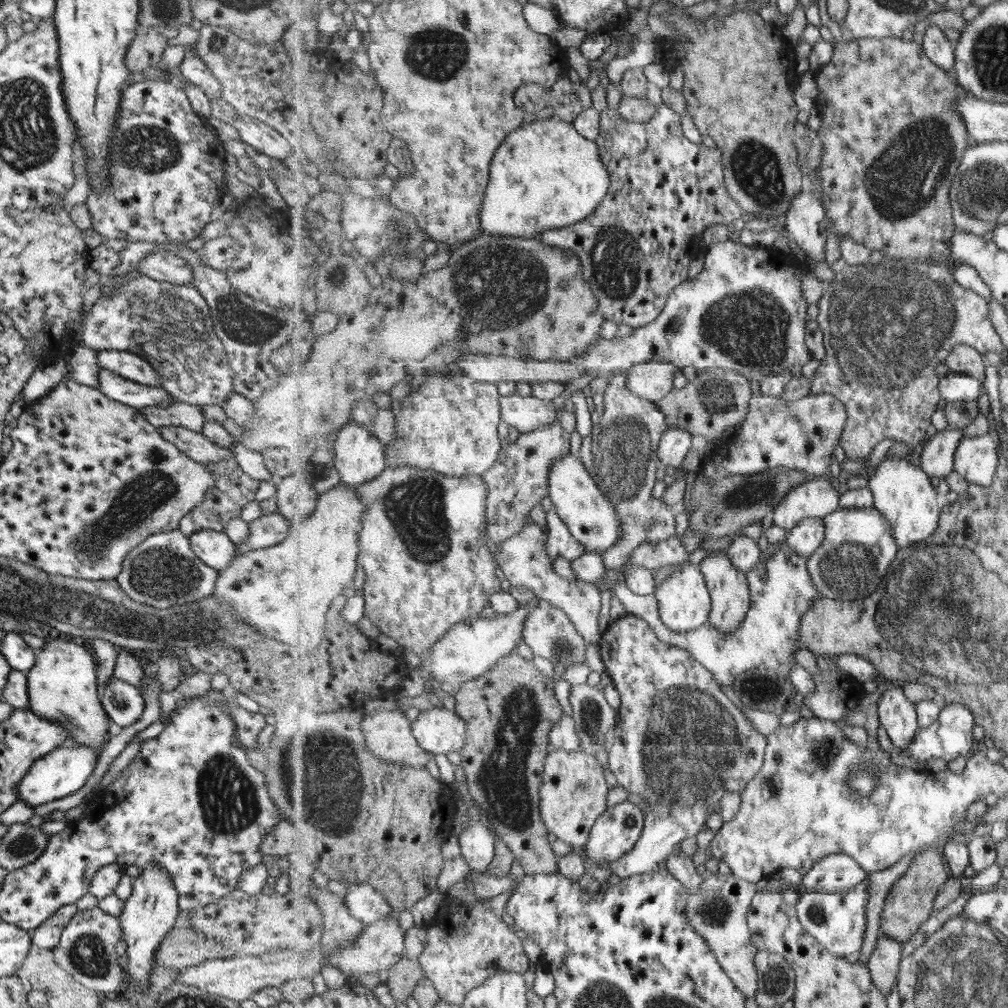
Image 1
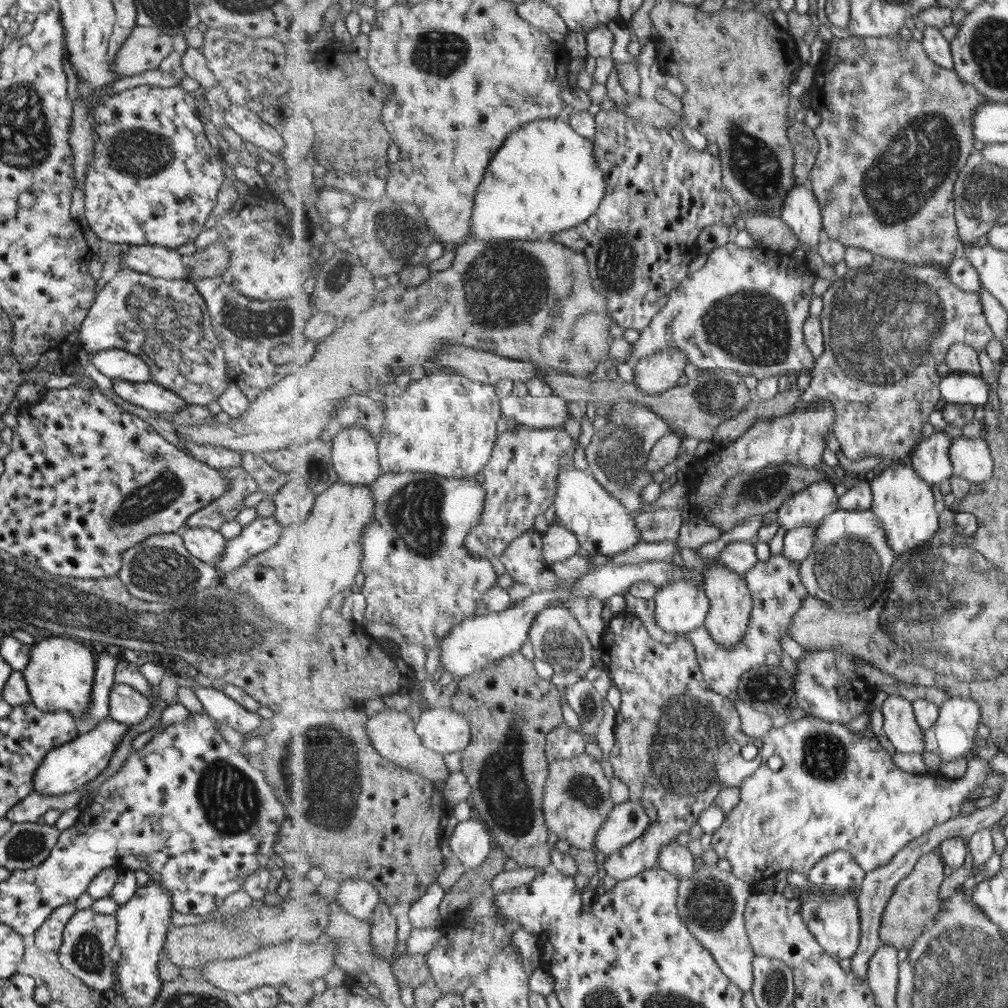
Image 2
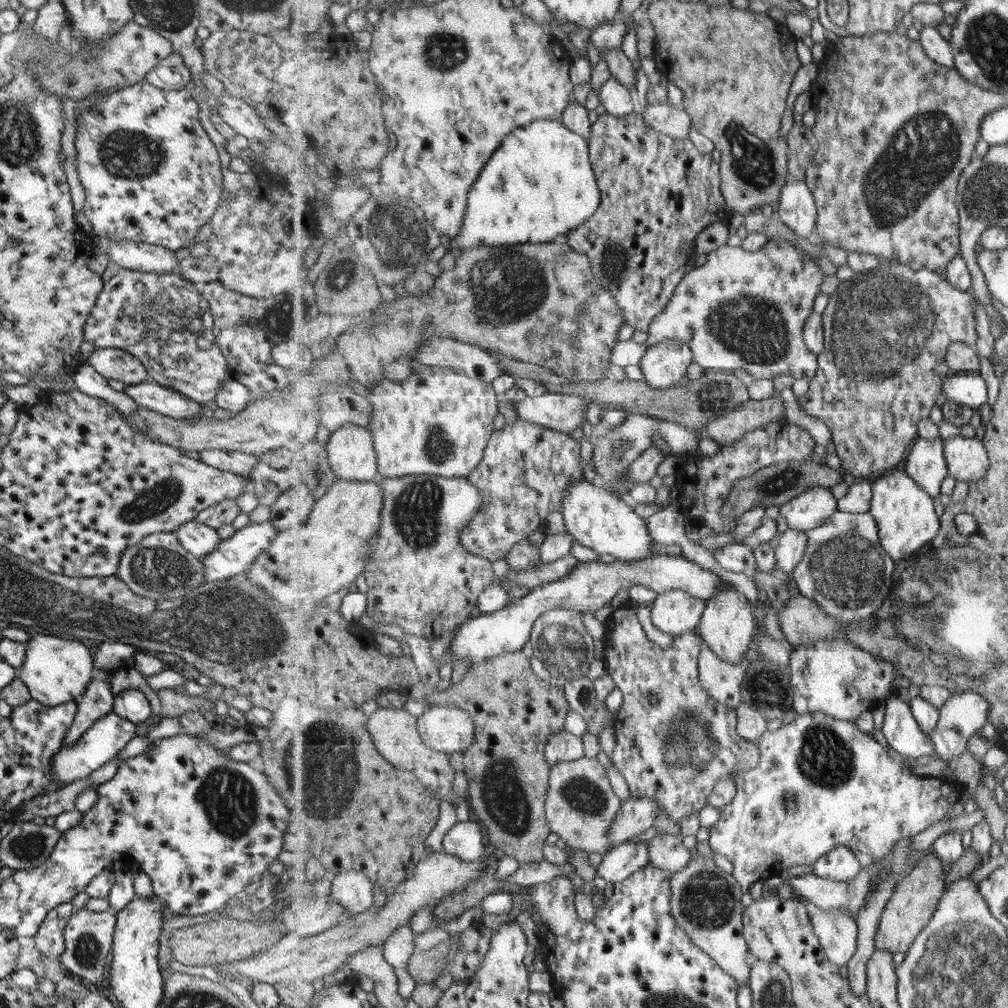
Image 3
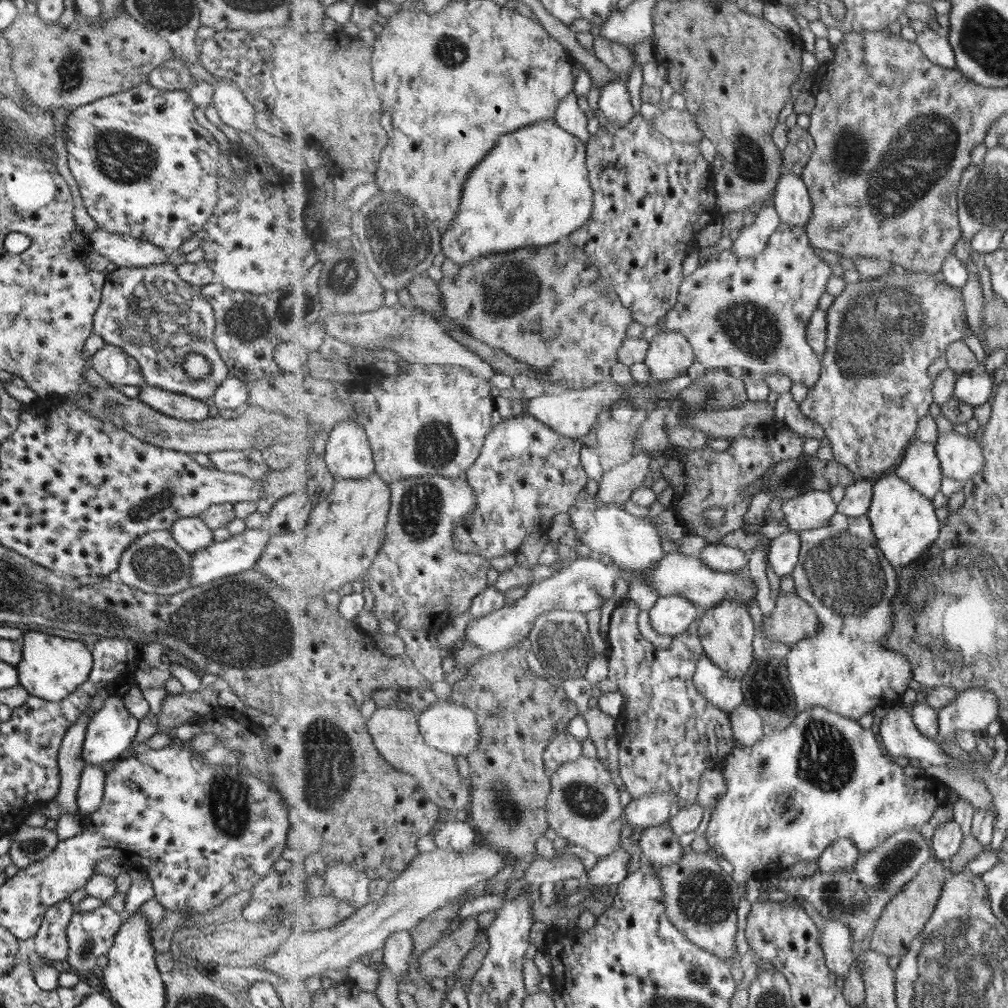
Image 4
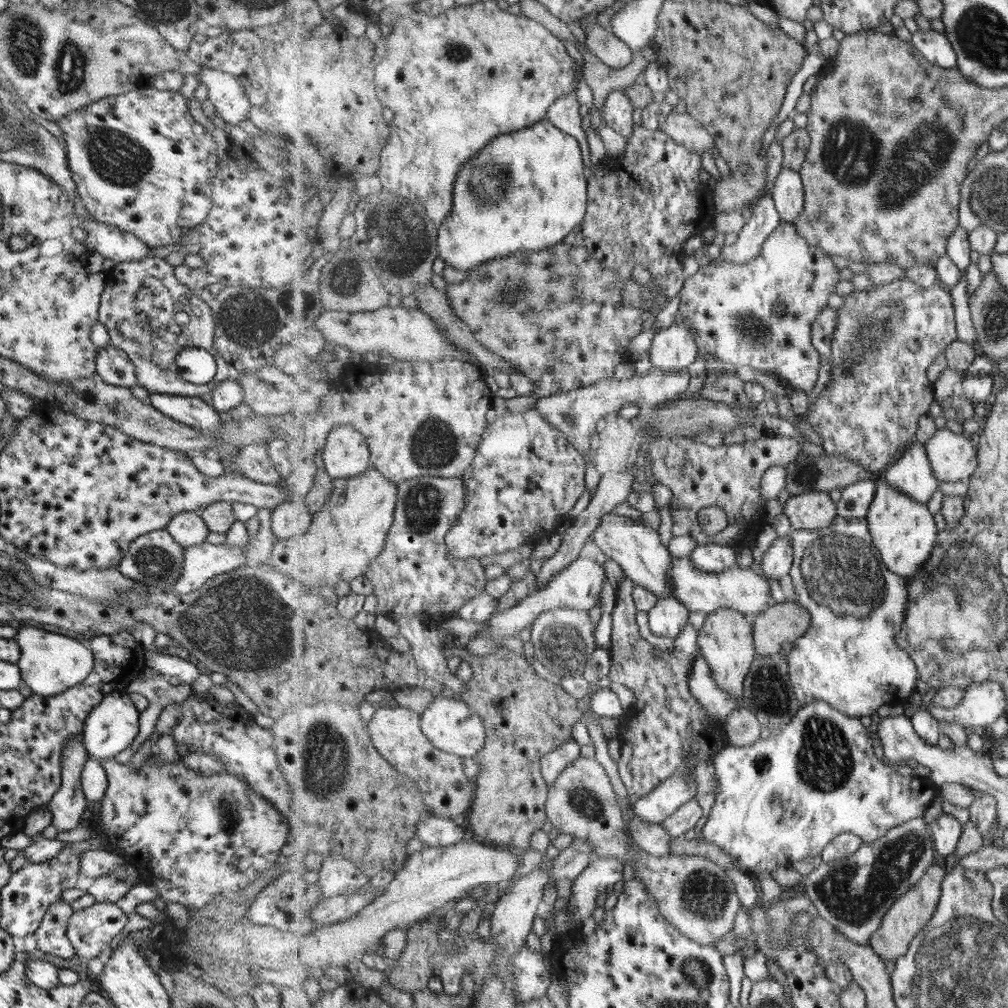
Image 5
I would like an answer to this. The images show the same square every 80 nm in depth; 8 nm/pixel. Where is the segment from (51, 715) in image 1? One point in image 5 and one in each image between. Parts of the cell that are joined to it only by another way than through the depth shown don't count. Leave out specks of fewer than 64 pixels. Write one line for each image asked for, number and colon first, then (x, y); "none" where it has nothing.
2: (59, 674)
3: (54, 670)
4: (51, 668)
5: (49, 664)

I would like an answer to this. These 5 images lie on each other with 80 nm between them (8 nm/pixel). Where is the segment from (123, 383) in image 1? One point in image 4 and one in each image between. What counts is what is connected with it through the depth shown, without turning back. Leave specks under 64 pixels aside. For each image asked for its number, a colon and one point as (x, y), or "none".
2: (154, 398)
3: (151, 396)
4: (178, 406)

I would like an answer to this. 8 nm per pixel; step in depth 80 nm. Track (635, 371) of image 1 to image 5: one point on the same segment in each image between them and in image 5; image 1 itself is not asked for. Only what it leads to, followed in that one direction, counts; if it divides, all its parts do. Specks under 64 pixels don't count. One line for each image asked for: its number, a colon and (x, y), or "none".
2: (658, 373)
3: (665, 365)
4: (670, 356)
5: (675, 348)

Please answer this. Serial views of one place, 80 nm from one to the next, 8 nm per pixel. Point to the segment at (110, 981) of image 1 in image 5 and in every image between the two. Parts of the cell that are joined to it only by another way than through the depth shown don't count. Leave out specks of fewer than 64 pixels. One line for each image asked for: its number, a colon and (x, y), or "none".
2: (87, 938)
3: (87, 936)
4: (89, 934)
5: (90, 930)

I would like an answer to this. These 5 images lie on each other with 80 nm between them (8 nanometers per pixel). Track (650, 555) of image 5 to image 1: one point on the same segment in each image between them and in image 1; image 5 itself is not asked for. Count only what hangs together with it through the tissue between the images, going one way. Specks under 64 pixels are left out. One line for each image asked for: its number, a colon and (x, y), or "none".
1: (592, 518)
2: (603, 524)
3: (608, 524)
4: (632, 542)

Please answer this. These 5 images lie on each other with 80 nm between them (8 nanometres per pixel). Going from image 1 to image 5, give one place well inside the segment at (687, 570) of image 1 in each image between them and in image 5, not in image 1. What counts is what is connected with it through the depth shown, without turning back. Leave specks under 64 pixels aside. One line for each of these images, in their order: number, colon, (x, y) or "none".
2: (682, 607)
3: (677, 612)
4: (672, 615)
5: (669, 617)

